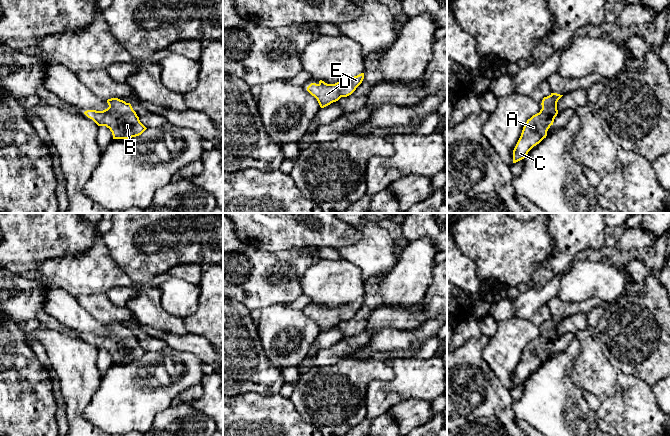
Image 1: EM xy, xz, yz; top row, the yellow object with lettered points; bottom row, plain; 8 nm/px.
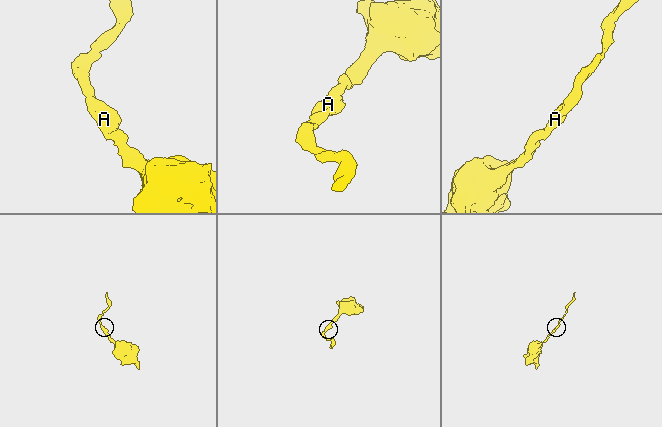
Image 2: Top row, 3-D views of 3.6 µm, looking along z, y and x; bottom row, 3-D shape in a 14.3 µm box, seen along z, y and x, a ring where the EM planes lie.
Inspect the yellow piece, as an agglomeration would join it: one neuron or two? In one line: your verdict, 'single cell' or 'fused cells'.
single cell

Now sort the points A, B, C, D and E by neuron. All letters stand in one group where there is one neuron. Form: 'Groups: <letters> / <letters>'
Groups: A B C D E

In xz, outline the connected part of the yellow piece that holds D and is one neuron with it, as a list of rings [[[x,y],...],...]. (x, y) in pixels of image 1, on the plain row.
[[[364,297],[339,305],[335,308],[327,308],[320,304],[318,308],[311,307],[307,311],[307,315],[317,323],[320,331],[324,332],[338,325],[341,321],[351,319],[362,307],[363,303]]]

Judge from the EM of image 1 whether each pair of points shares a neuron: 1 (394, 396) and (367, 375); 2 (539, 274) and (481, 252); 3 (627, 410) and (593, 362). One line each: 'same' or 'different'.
1: different
2: different
3: same

